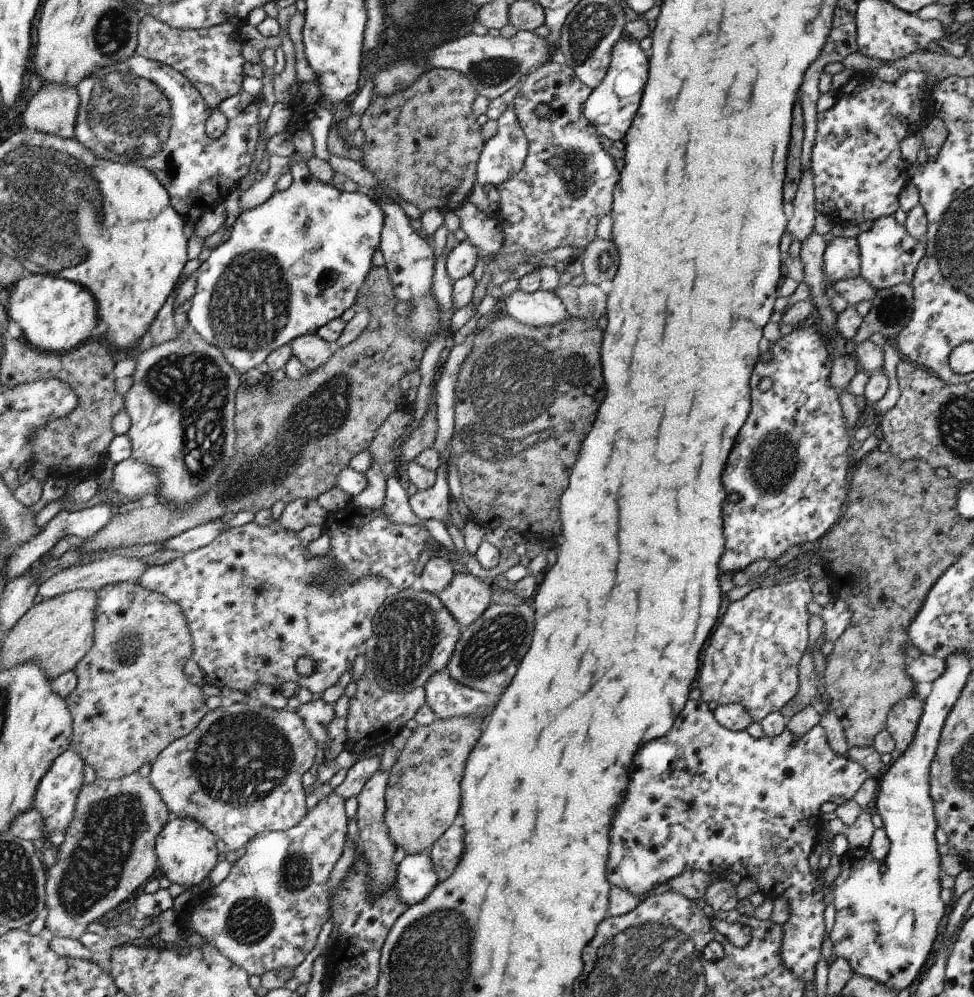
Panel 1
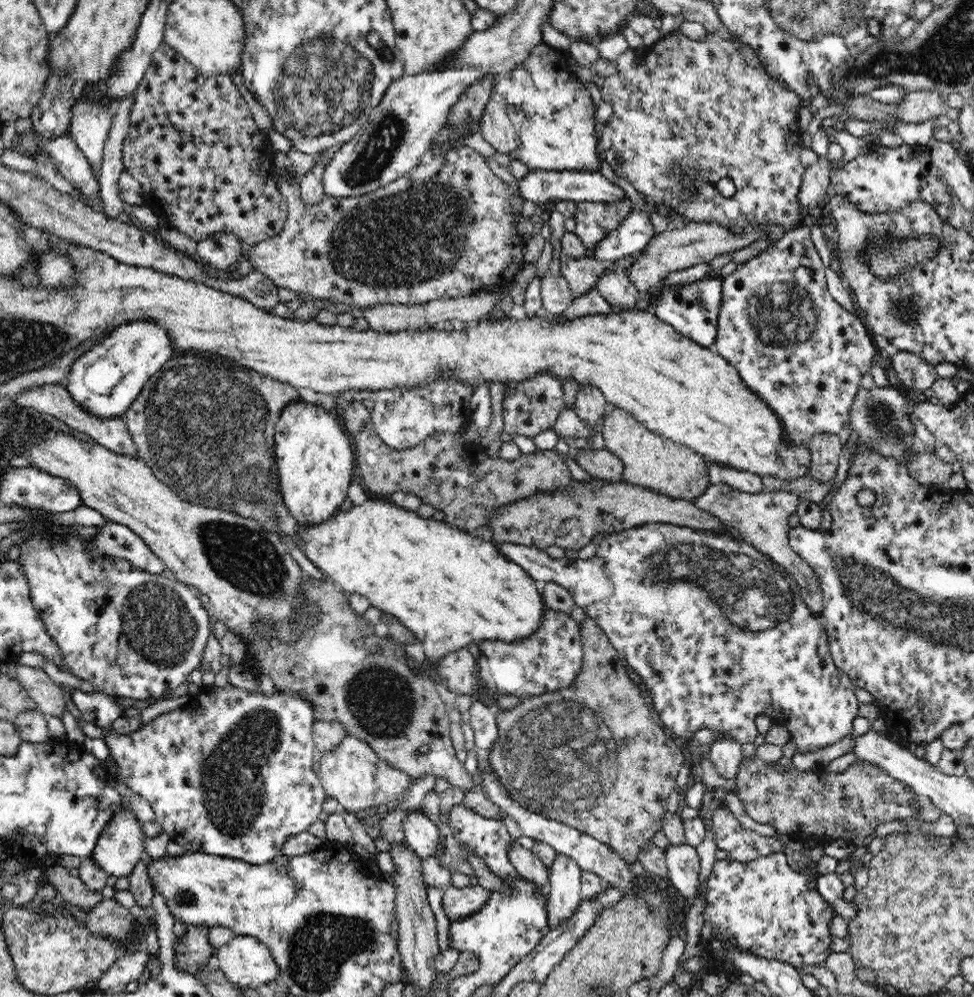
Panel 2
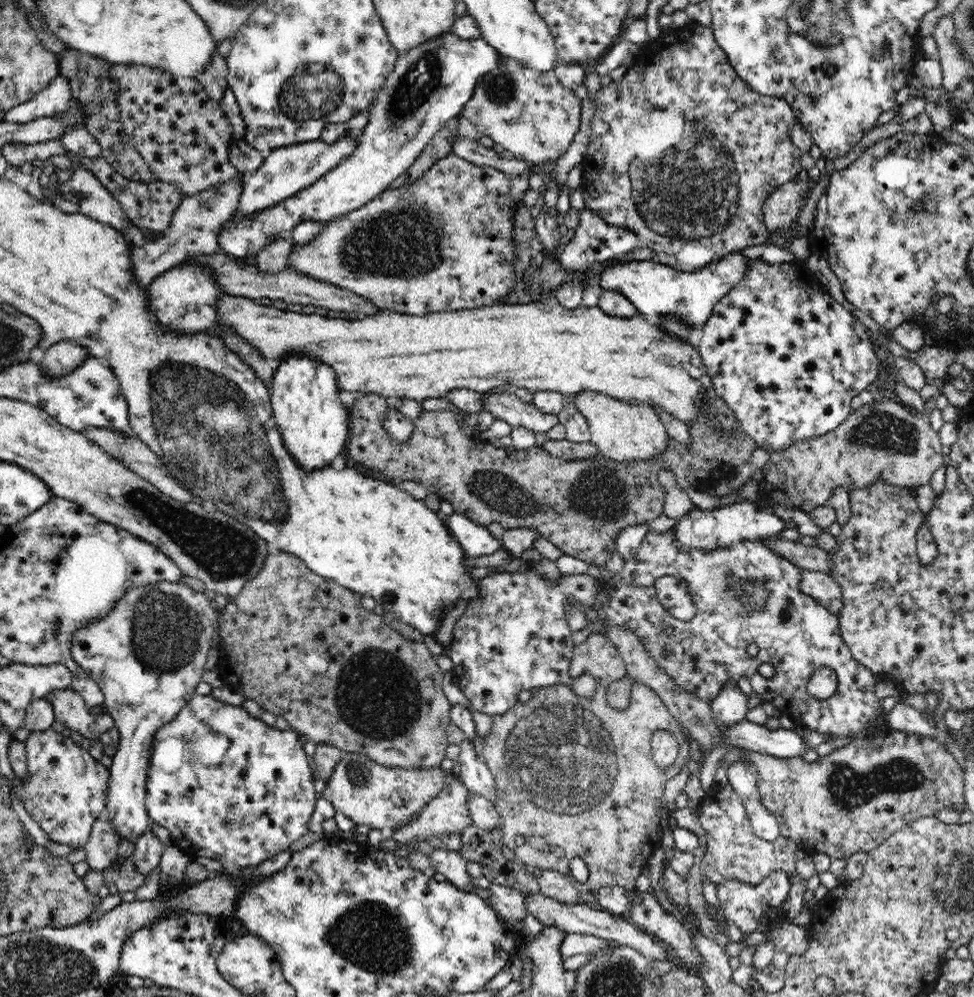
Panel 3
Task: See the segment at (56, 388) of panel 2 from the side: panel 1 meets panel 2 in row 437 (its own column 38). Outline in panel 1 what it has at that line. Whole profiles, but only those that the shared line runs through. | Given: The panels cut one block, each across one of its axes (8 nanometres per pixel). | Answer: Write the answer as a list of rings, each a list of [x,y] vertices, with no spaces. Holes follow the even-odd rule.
[[[43,84],[32,99],[25,102],[23,124],[26,129],[62,136],[62,138],[75,138],[74,127],[80,104],[77,88],[66,84]]]

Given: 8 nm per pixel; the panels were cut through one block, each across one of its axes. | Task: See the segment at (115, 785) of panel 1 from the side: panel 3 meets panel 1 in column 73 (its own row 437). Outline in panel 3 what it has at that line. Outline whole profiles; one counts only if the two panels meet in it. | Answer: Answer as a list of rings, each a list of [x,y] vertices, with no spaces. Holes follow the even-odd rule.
[[[883,398],[879,401],[874,401],[869,404],[864,404],[859,410],[851,410],[850,416],[846,421],[843,422],[842,425],[838,426],[838,428],[832,430],[831,433],[826,433],[822,437],[818,437],[815,440],[810,441],[800,441],[796,442],[796,445],[792,445],[790,448],[784,450],[783,453],[778,454],[770,454],[769,460],[766,464],[758,471],[761,474],[764,474],[764,480],[762,481],[762,486],[758,488],[762,488],[762,492],[770,492],[770,494],[774,494],[774,492],[778,492],[780,490],[781,496],[776,498],[774,502],[772,502],[772,508],[776,504],[784,505],[792,510],[803,510],[807,514],[817,506],[824,506],[827,504],[828,499],[832,496],[834,489],[836,487],[842,486],[846,491],[849,491],[850,488],[860,487],[864,488],[868,486],[870,483],[873,483],[874,480],[878,478],[878,476],[882,476],[884,480],[887,480],[887,484],[894,485],[897,487],[906,487],[914,490],[918,486],[922,485],[930,485],[930,480],[932,475],[940,466],[942,466],[944,462],[944,451],[942,451],[943,444],[939,439],[939,432],[936,432],[932,425],[930,424],[929,417],[925,414],[920,417],[920,415],[911,414],[908,410],[904,409],[904,406],[901,402],[894,402],[890,399]]]

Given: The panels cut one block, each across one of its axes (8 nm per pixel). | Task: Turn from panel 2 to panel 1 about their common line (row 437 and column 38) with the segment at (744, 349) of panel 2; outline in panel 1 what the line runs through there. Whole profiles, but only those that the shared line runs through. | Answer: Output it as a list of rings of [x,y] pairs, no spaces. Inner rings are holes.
[[[69,748],[63,752],[52,764],[51,770],[43,776],[42,782],[39,783],[39,788],[36,791],[35,803],[32,804],[32,809],[38,810],[42,820],[44,820],[44,834],[48,838],[52,832],[63,832],[72,823],[72,818],[75,816],[76,798],[83,790],[82,782],[84,782],[84,762],[82,756],[72,752]]]

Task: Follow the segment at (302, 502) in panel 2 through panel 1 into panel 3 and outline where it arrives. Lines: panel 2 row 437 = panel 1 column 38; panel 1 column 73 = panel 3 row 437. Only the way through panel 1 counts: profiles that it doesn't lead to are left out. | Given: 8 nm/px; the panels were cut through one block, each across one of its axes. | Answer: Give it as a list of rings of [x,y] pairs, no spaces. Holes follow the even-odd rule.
[[[290,356],[275,365],[272,384],[269,389],[271,407],[275,416],[283,445],[302,472],[318,472],[331,468],[336,456],[344,454],[349,438],[349,409],[338,398],[340,389],[332,367],[314,361],[311,357]]]

